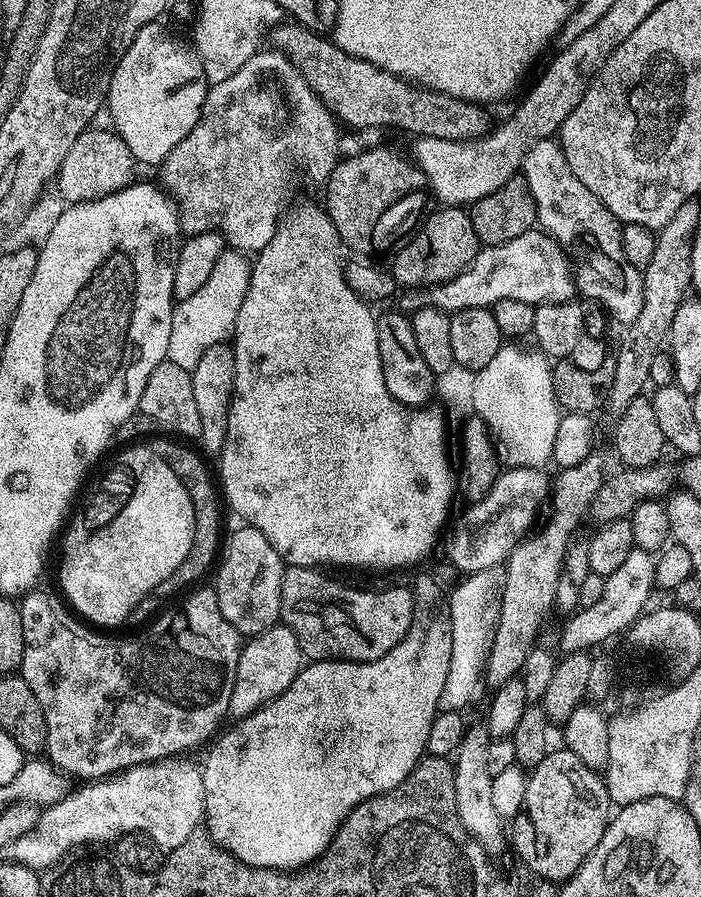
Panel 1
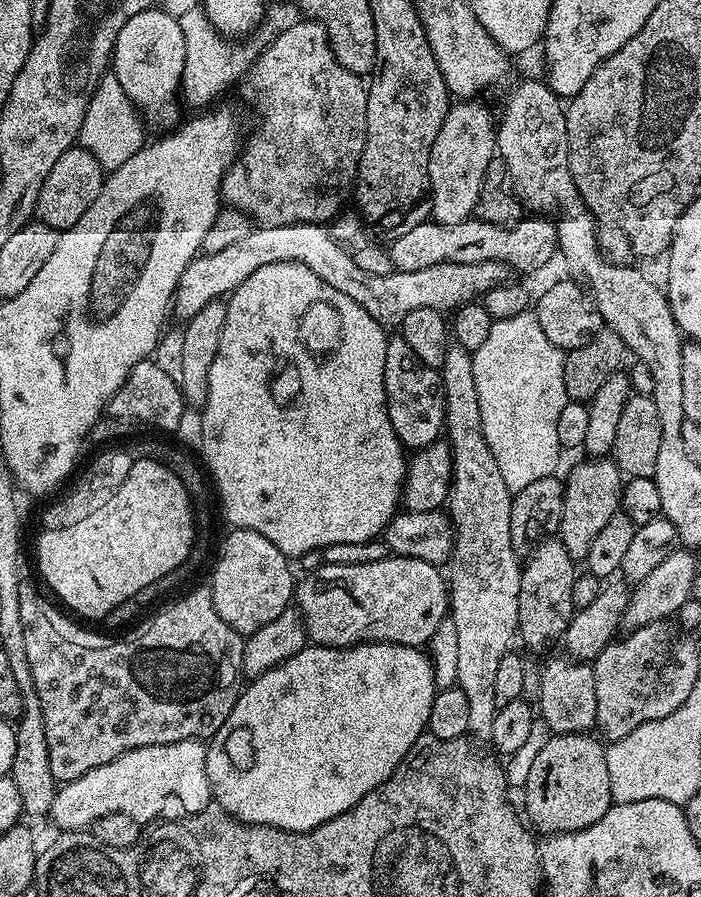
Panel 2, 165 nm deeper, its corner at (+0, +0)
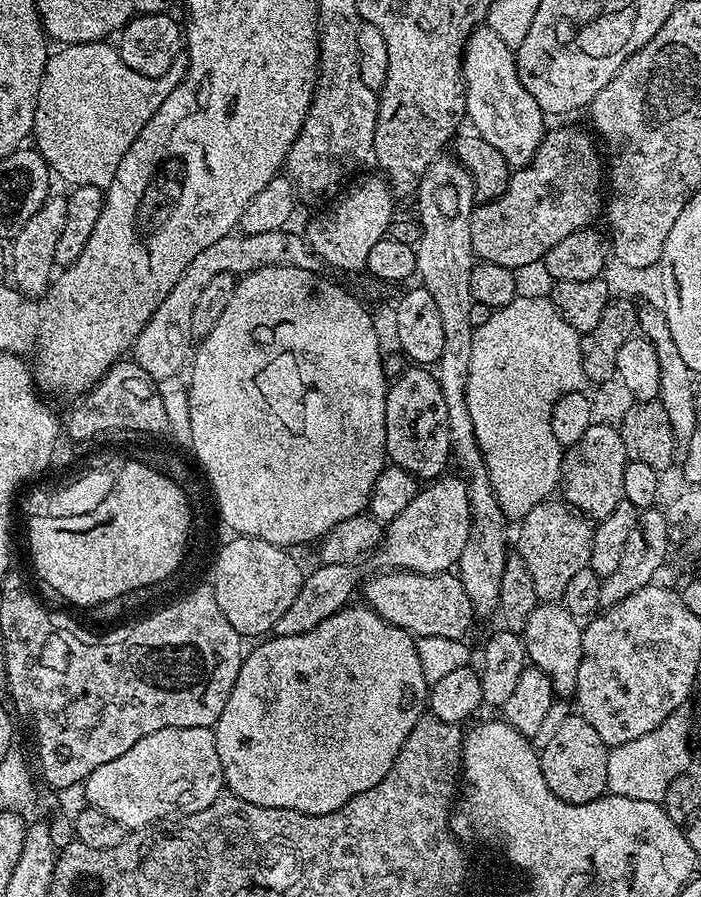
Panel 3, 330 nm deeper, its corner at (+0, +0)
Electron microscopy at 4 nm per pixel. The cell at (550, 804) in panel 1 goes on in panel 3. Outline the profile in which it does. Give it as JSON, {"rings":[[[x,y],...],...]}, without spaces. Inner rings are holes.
{"rings":[[[571,714],[562,722],[562,726],[552,735],[546,748],[538,752],[542,766],[542,778],[546,778],[546,786],[558,798],[571,804],[594,802],[599,796],[608,792],[606,782],[606,762],[608,761],[608,745],[598,738],[594,726],[586,722],[578,714]]]}

